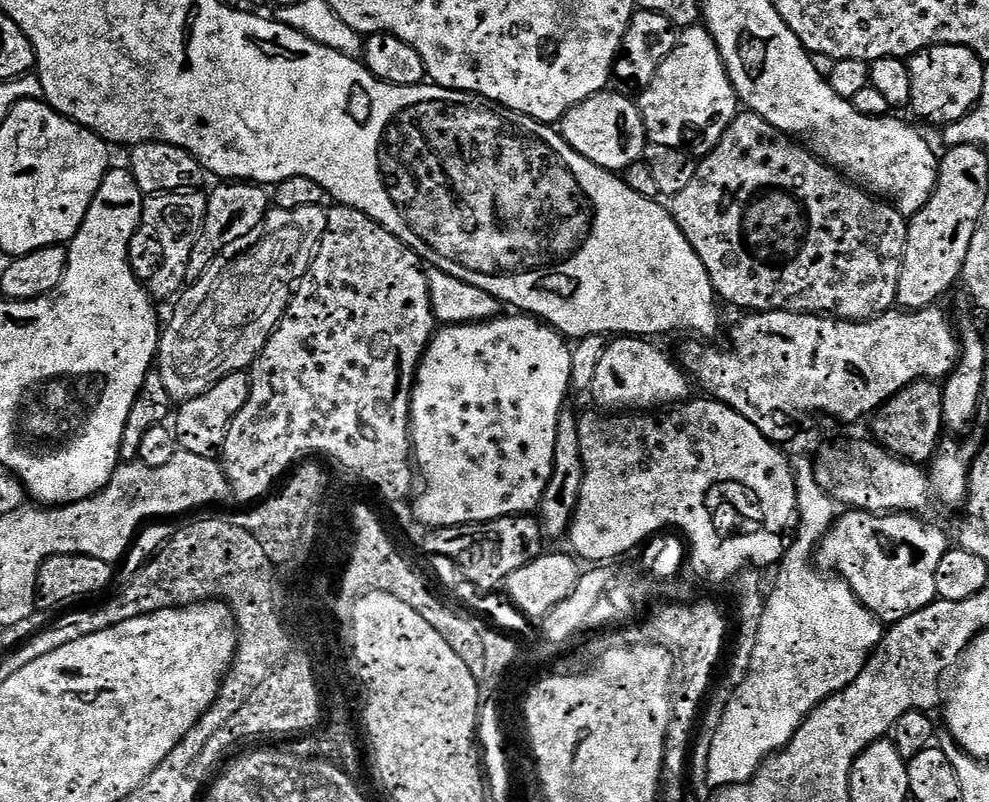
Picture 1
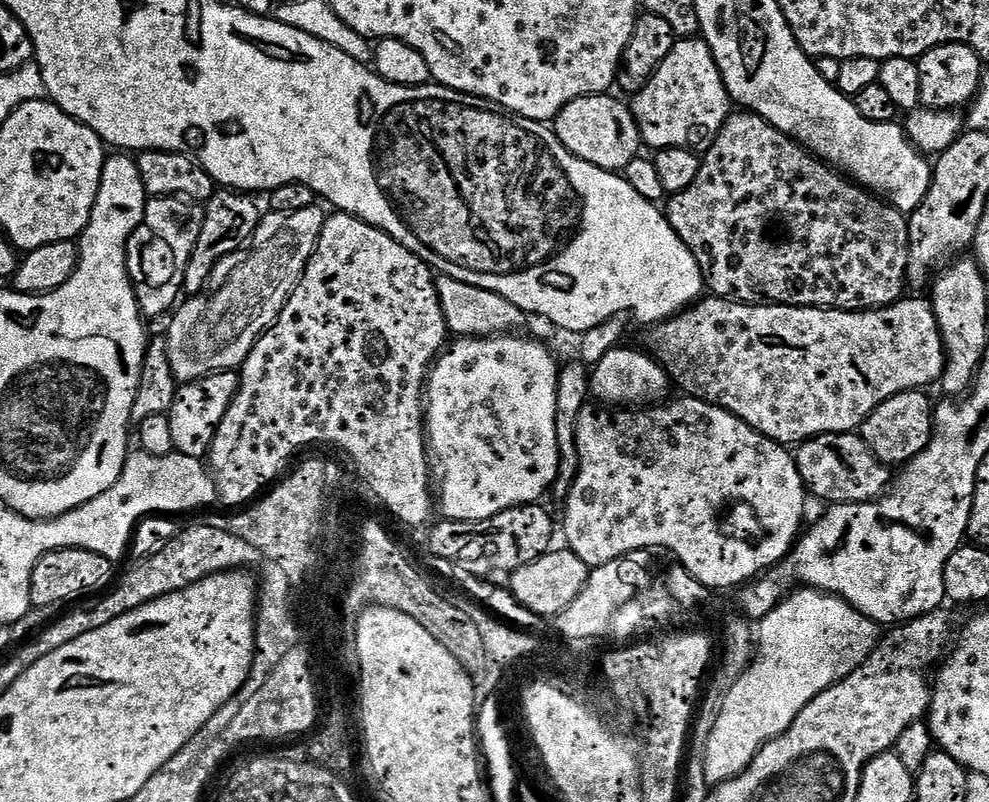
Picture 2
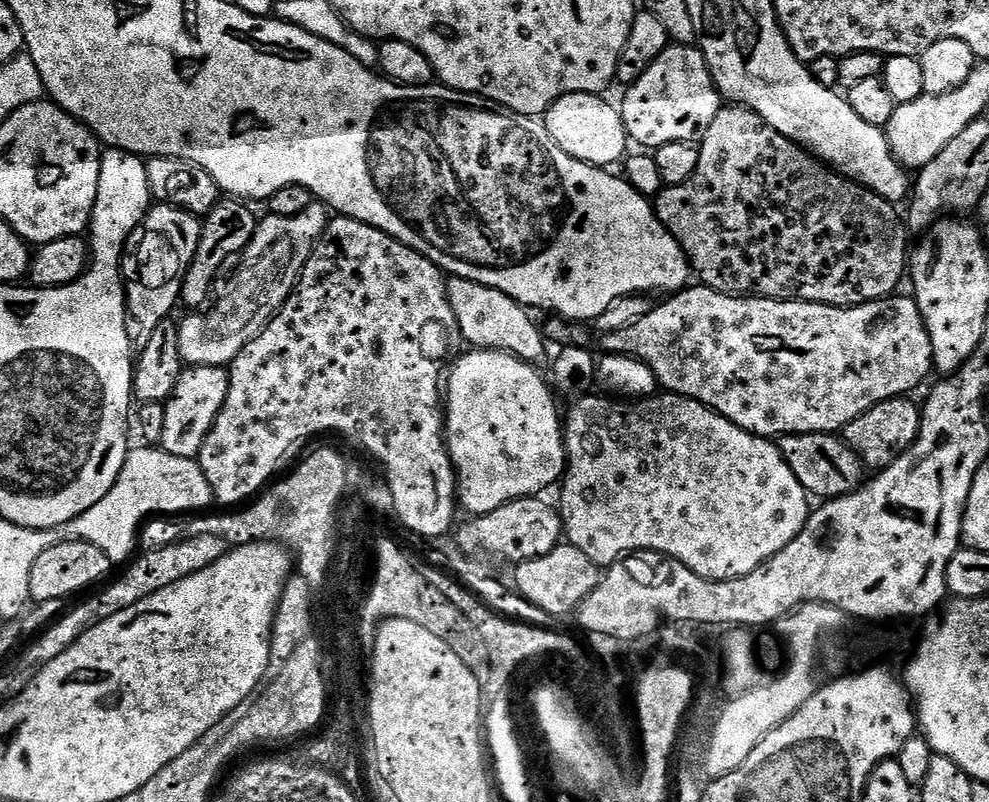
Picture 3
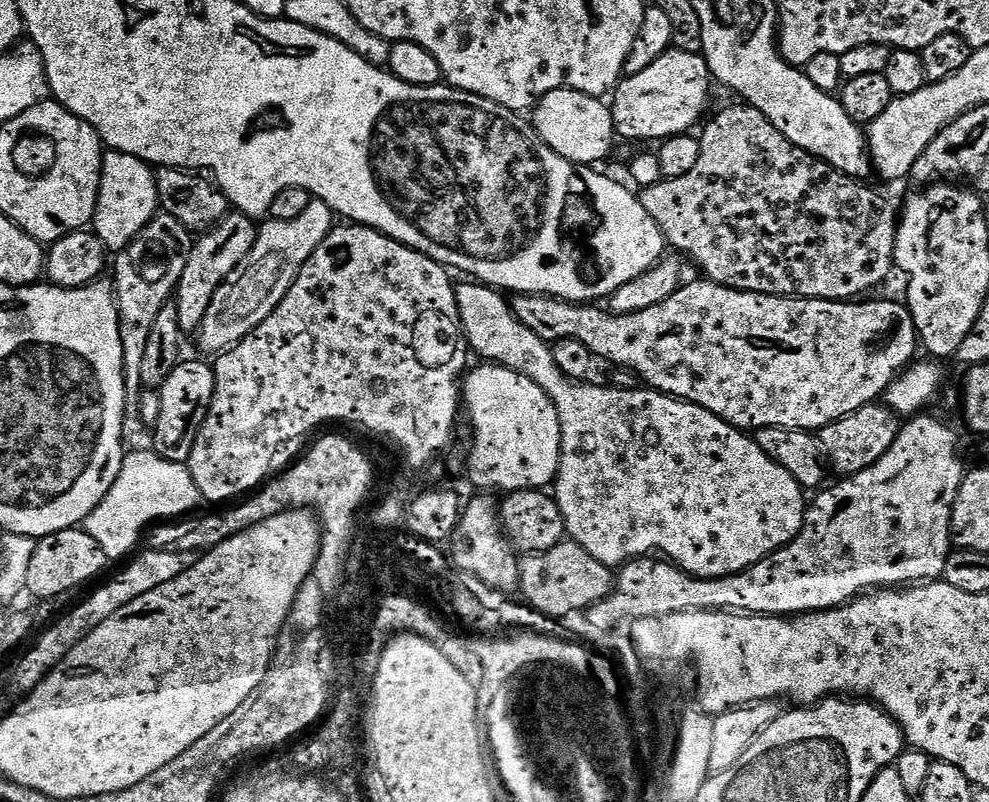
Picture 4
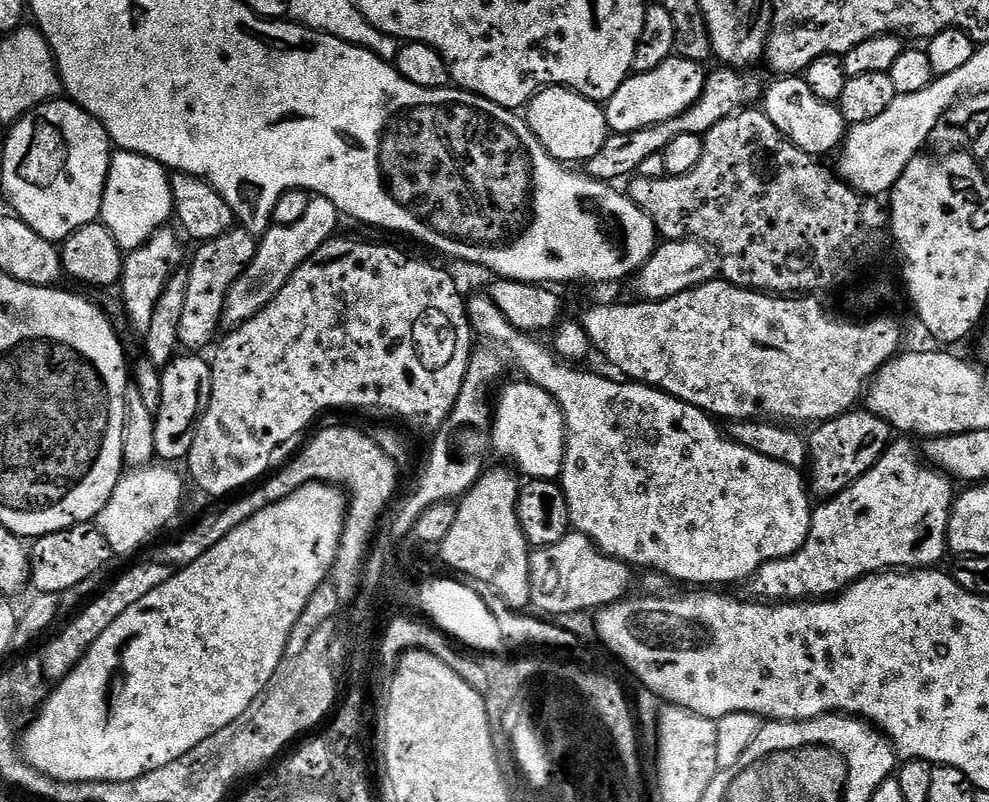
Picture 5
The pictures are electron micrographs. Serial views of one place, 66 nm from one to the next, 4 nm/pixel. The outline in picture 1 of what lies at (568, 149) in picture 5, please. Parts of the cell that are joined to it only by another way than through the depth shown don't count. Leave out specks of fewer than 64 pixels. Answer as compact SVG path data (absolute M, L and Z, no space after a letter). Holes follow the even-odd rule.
M612 91L599 92L597 96L591 96L581 104L574 105L560 121L558 131L575 152L582 154L582 158L608 172L620 174L631 164L641 163L650 141L637 101L629 98L623 91Z

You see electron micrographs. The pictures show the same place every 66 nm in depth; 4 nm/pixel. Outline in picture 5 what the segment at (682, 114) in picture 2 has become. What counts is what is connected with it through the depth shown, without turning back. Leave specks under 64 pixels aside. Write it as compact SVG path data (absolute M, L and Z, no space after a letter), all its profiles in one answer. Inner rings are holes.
M675 54L654 70L629 76L606 102L604 117L609 129L612 132L633 132L662 122L670 122L670 118L678 118L678 114L682 114L690 106L694 106L694 102L698 102L705 79L704 64L690 62Z

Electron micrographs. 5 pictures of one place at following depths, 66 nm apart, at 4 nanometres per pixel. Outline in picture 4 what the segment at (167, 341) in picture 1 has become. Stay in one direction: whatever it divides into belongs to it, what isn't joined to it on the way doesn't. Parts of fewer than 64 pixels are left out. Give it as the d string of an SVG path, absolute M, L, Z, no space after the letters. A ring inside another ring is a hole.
M315 198L298 218L265 219L259 225L250 254L224 279L222 286L218 286L214 302L210 304L210 310L206 312L206 318L198 329L201 346L211 354L227 352L258 326L262 326L262 322L266 322L266 318L274 314L282 298L286 298L302 266L332 233L333 227L334 213L331 206L326 201Z

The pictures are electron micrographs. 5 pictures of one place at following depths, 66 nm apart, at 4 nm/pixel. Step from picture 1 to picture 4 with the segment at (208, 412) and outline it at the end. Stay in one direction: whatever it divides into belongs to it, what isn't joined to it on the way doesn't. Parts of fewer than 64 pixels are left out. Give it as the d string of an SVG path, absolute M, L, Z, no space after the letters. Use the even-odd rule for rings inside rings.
M188 358L181 359L176 369L170 374L170 378L166 378L166 382L160 385L158 391L162 400L162 414L154 427L154 433L160 439L161 446L159 445L159 447L162 449L163 455L167 456L169 460L187 461L188 455L194 450L194 442L206 422L206 414L212 405L215 390L215 367L211 363L203 364L200 360L188 360Z

